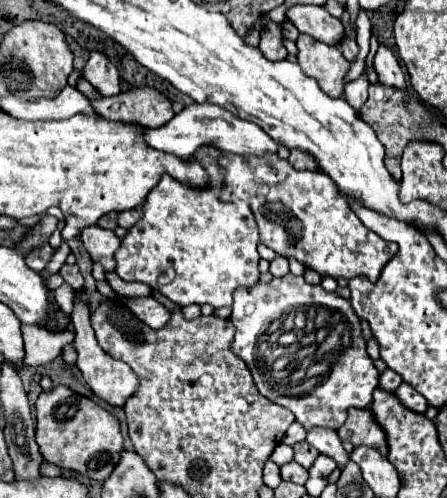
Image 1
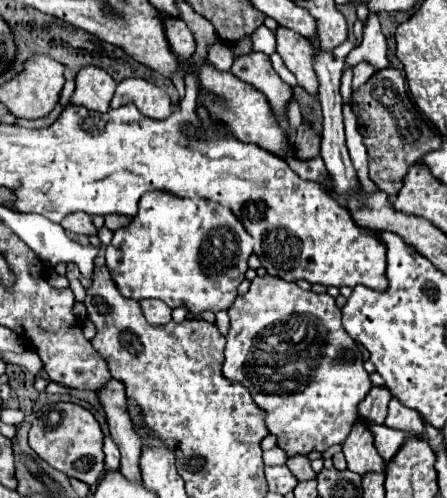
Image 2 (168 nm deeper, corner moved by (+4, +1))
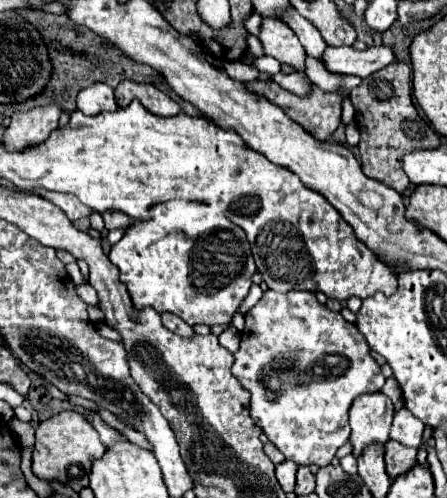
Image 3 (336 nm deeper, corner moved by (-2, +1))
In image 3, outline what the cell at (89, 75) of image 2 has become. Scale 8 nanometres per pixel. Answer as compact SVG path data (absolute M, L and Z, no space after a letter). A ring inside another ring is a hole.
M94 84L78 94L78 110L86 116L114 112L116 108L118 104L114 100L114 90L108 84Z

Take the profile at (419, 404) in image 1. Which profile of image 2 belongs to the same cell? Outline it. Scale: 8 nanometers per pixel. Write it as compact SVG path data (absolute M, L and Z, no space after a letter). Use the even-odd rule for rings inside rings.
M394 398L388 404L386 424L390 428L404 430L404 432L410 432L410 434L424 432L424 422L420 420L420 414L412 412L410 408L404 408L404 404L400 404L400 400L394 400Z

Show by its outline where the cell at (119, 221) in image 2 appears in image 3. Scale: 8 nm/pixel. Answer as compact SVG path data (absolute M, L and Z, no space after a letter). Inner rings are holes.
M104 212L102 218L104 218L104 224L106 224L106 230L126 228L126 226L130 226L130 222L132 222L132 220L130 220L126 214L122 214L122 212Z

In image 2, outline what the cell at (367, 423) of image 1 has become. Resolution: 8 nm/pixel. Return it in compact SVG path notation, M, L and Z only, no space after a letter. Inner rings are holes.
M368 424L368 430L372 432L374 436L374 444L376 444L376 450L378 454L390 462L392 456L398 452L398 448L402 446L404 442L404 432L396 432L394 428L388 428L386 424Z

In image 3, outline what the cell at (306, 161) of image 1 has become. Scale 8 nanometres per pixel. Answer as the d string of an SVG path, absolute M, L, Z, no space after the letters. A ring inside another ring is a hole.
M254 80L254 82L248 82L246 88L258 96L266 96L266 100L270 100L272 104L280 106L288 118L292 118L294 122L298 122L308 134L316 136L316 140L326 140L340 124L340 116L342 116L342 96L344 92L342 90L336 90L336 92L324 92L320 90L318 86L312 86L308 90L308 94L304 98L284 90L280 84L276 82L262 82L262 80Z

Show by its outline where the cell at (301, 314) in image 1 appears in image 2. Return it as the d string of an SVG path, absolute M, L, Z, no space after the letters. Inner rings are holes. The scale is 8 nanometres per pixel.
M256 276L250 284L250 290L244 296L238 296L232 304L232 308L228 310L230 314L230 330L226 336L226 360L222 366L222 372L226 378L232 378L240 384L244 384L248 388L248 392L252 394L254 402L266 410L266 426L270 430L270 434L278 436L278 446L284 448L288 452L288 456L294 454L308 454L310 450L318 450L324 452L334 444L342 444L348 438L348 432L352 430L352 422L358 418L356 416L356 408L360 404L360 400L364 400L364 396L368 394L368 390L372 388L370 376L362 366L362 354L358 350L358 344L348 338L348 334L344 332L344 326L340 324L340 308L336 306L336 300L330 294L314 294L312 290L302 290L296 282L286 282L280 280L278 276Z

